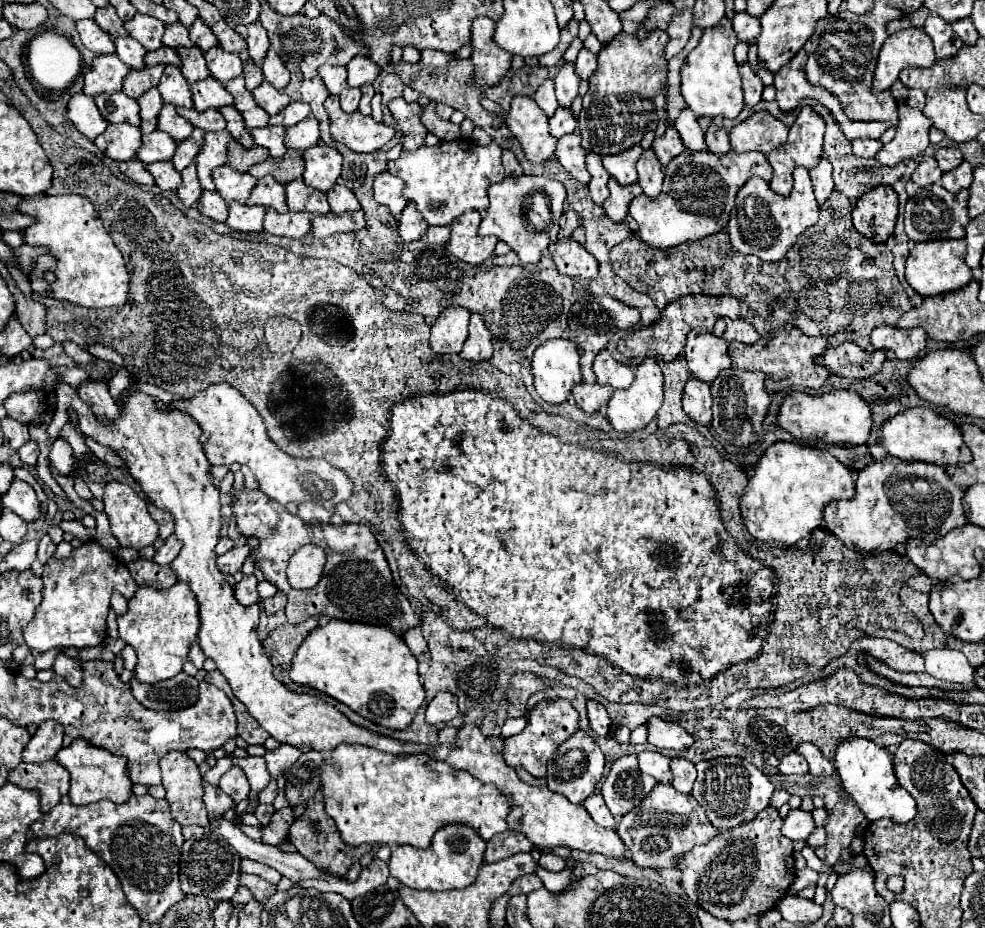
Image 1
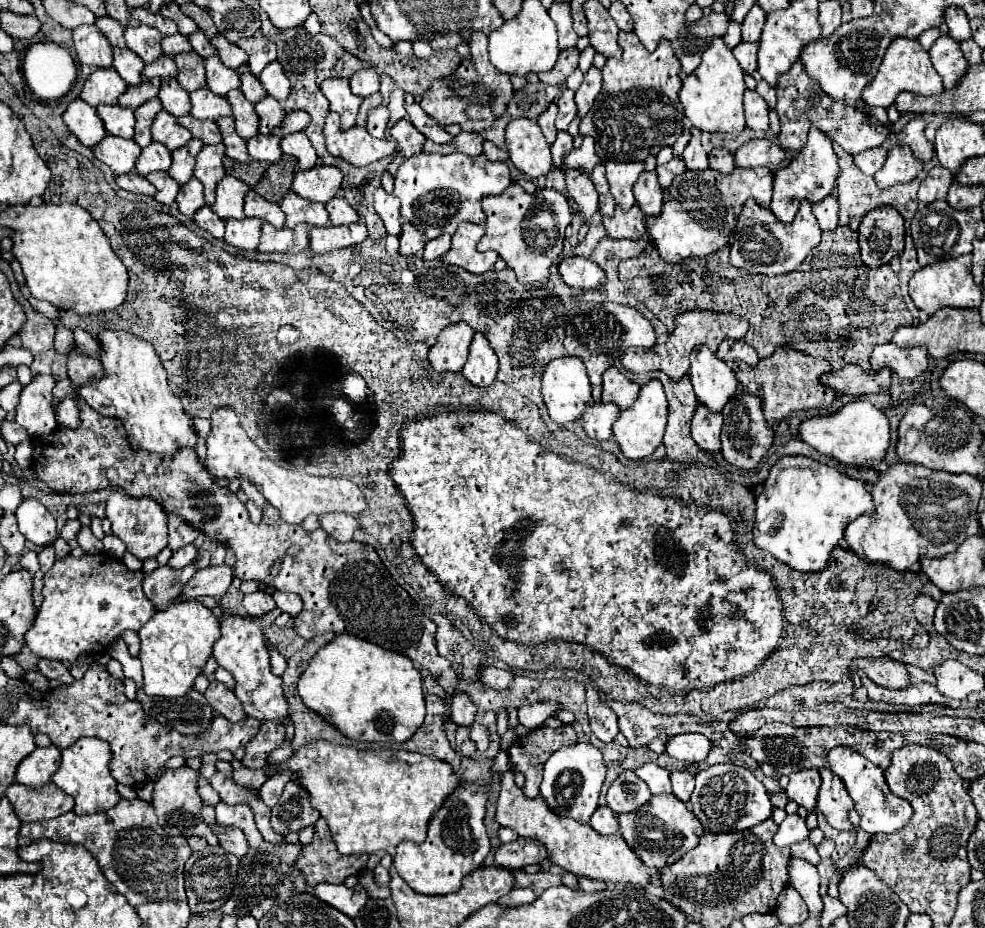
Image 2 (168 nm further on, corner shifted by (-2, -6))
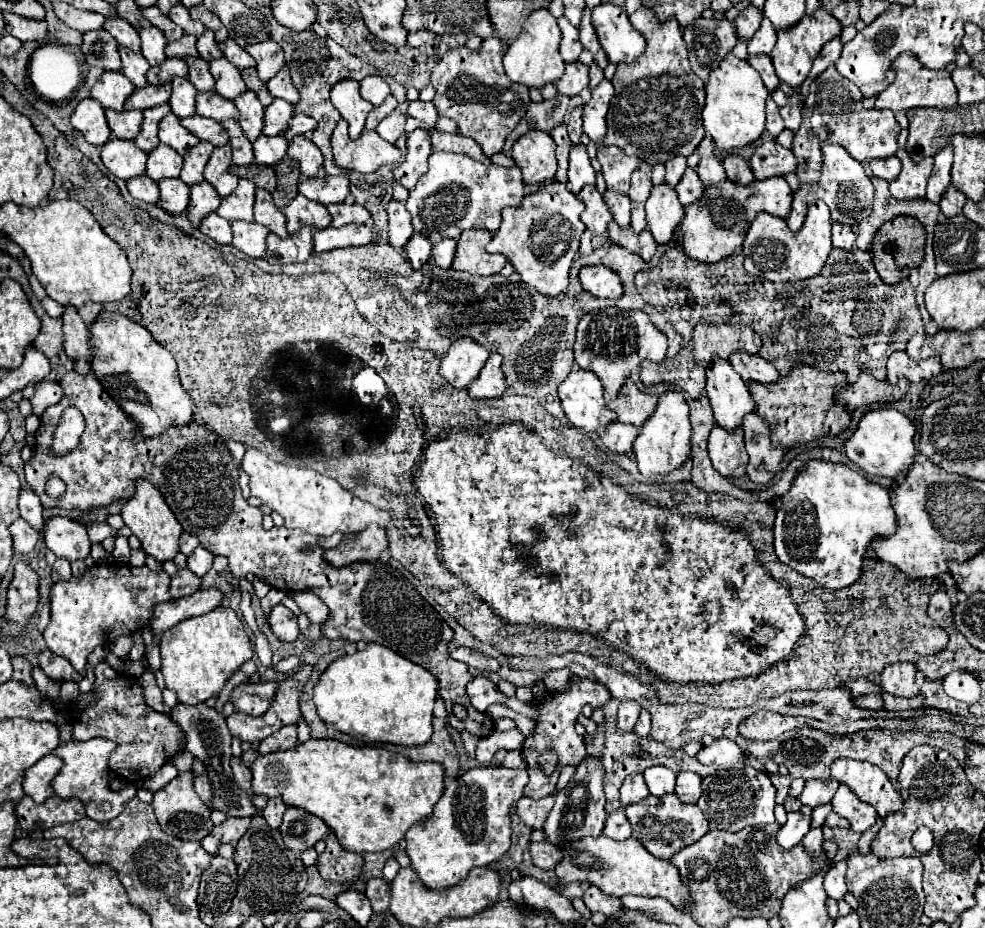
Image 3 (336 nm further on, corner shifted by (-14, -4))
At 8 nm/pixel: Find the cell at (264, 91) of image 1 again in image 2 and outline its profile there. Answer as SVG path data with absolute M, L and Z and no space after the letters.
M264 96L256 104L256 112L260 116L260 134L270 134L286 116L286 112L280 106L280 102L274 100L272 96Z

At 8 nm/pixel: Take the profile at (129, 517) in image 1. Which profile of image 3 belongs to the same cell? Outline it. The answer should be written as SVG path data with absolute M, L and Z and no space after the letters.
M140 478L136 482L136 494L132 496L122 506L122 512L120 512L124 524L132 530L132 534L140 540L142 544L142 550L156 558L158 562L166 562L166 560L174 560L174 556L178 554L178 538L182 534L182 526L178 524L176 516L172 514L172 510L168 508L168 504L164 502L162 494L144 478Z

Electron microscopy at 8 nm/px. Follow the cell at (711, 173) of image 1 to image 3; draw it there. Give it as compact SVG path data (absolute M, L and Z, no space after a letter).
M784 178L756 180L754 184L748 186L724 180L722 184L712 184L710 188L706 188L706 196L698 204L692 204L690 208L684 210L686 214L680 224L684 232L682 236L684 252L698 262L714 264L742 248L746 232L756 214L768 212L778 218L788 218L792 210L792 188Z

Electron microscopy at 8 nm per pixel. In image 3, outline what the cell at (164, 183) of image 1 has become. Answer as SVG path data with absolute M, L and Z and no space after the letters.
M166 178L158 182L160 188L160 206L168 214L182 214L188 206L190 188L180 178Z

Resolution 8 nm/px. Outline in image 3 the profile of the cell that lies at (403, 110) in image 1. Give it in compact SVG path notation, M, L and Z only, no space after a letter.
M418 128L412 134L408 134L408 154L400 166L392 168L394 180L404 188L412 190L414 184L420 180L420 176L426 174L430 154L432 154L432 146L430 146L428 130Z

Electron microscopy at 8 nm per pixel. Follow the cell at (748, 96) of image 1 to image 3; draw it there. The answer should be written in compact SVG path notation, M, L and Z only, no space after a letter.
M772 98L766 100L766 130L772 138L776 138L784 130L784 120L782 120L782 116L778 112L778 106Z

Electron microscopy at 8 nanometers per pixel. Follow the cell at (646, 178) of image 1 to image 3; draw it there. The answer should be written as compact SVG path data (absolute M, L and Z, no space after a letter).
M654 186L646 200L646 222L656 244L668 244L674 236L676 226L684 216L684 208L672 186Z

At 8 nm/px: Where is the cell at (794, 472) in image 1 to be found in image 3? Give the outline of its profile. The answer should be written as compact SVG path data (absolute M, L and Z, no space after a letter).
M810 460L780 502L774 522L778 560L830 590L852 586L862 576L870 542L896 532L896 514L888 490L844 464Z

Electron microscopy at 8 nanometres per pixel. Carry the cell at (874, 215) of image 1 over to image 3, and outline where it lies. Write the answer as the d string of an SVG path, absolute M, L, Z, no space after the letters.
M898 216L878 230L870 252L874 268L902 268L918 266L918 258L924 258L926 230L918 220L910 216Z

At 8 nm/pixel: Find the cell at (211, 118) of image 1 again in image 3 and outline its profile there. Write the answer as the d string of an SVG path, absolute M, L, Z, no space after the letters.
M190 116L190 118L184 118L182 120L182 126L186 130L190 130L194 136L198 136L200 140L206 140L214 146L224 146L228 144L228 136L226 136L226 130L222 128L222 124L218 124L216 120L210 120L210 118L202 118L202 116Z

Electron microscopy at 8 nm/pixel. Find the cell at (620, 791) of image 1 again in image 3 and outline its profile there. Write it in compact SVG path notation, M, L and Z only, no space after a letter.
M630 774L626 776L622 788L620 788L620 800L622 800L622 806L630 806L630 804L636 804L640 800L644 800L648 796L648 788L646 788L646 782L642 780L642 774Z

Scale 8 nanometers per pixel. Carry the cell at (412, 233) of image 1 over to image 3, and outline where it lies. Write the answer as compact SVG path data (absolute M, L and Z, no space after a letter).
M414 232L412 238L410 238L410 242L404 246L404 250L406 250L406 254L408 254L410 266L412 266L414 270L420 270L420 268L428 262L428 258L430 258L432 244L430 244L430 240L426 240L426 236Z

